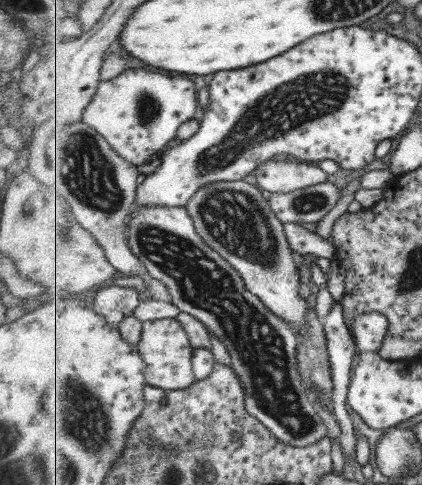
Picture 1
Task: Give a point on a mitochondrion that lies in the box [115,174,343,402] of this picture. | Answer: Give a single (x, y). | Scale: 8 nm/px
(232, 218)

